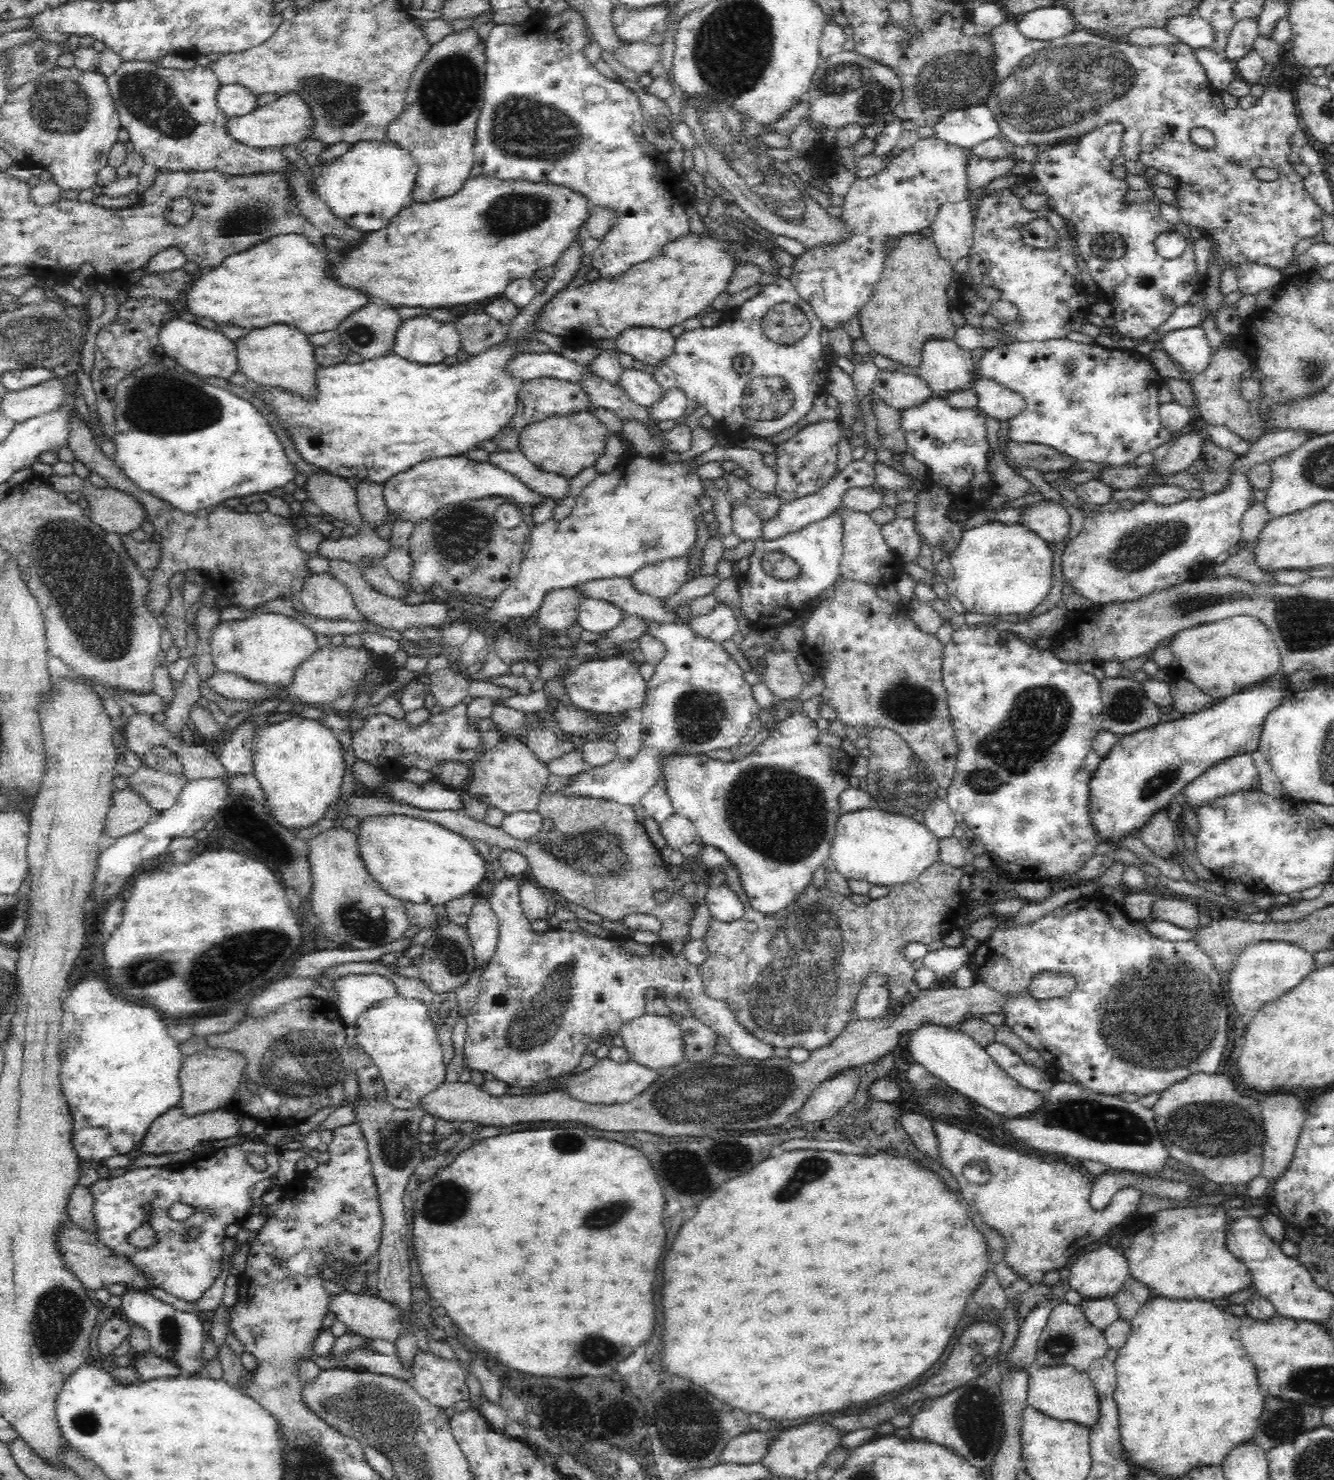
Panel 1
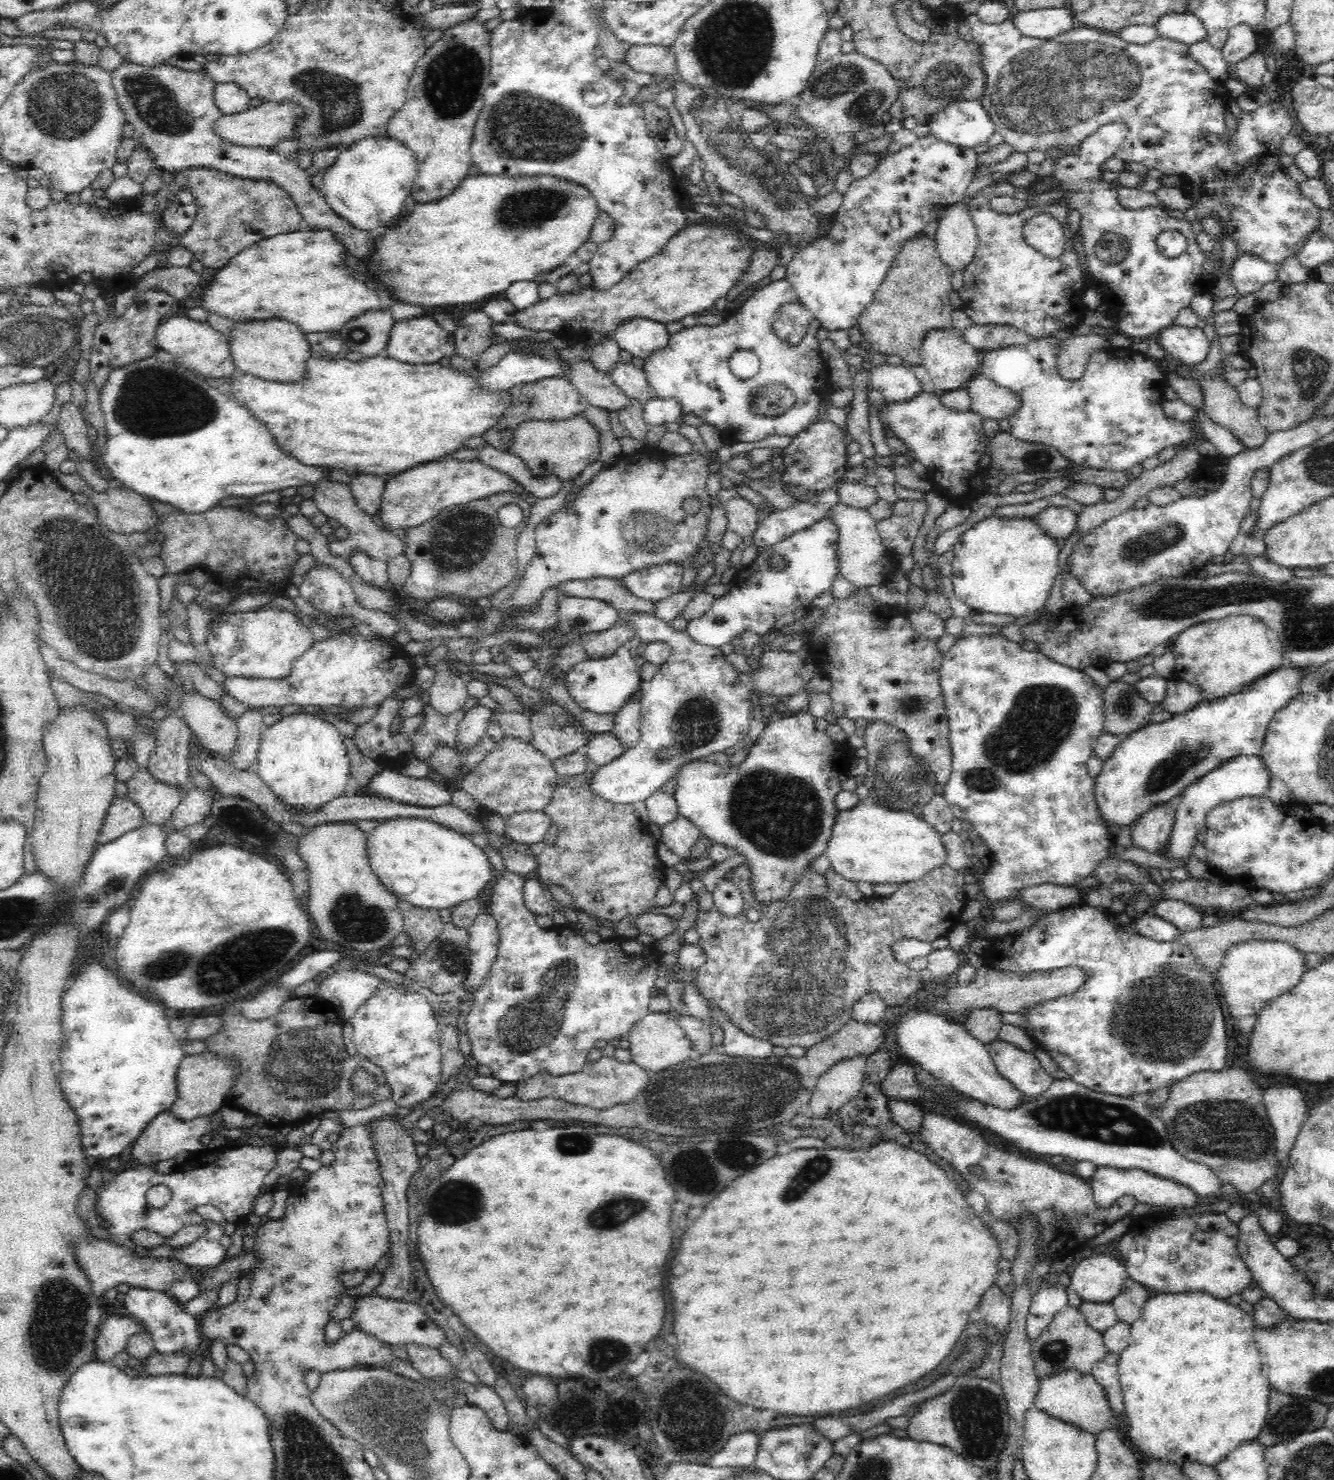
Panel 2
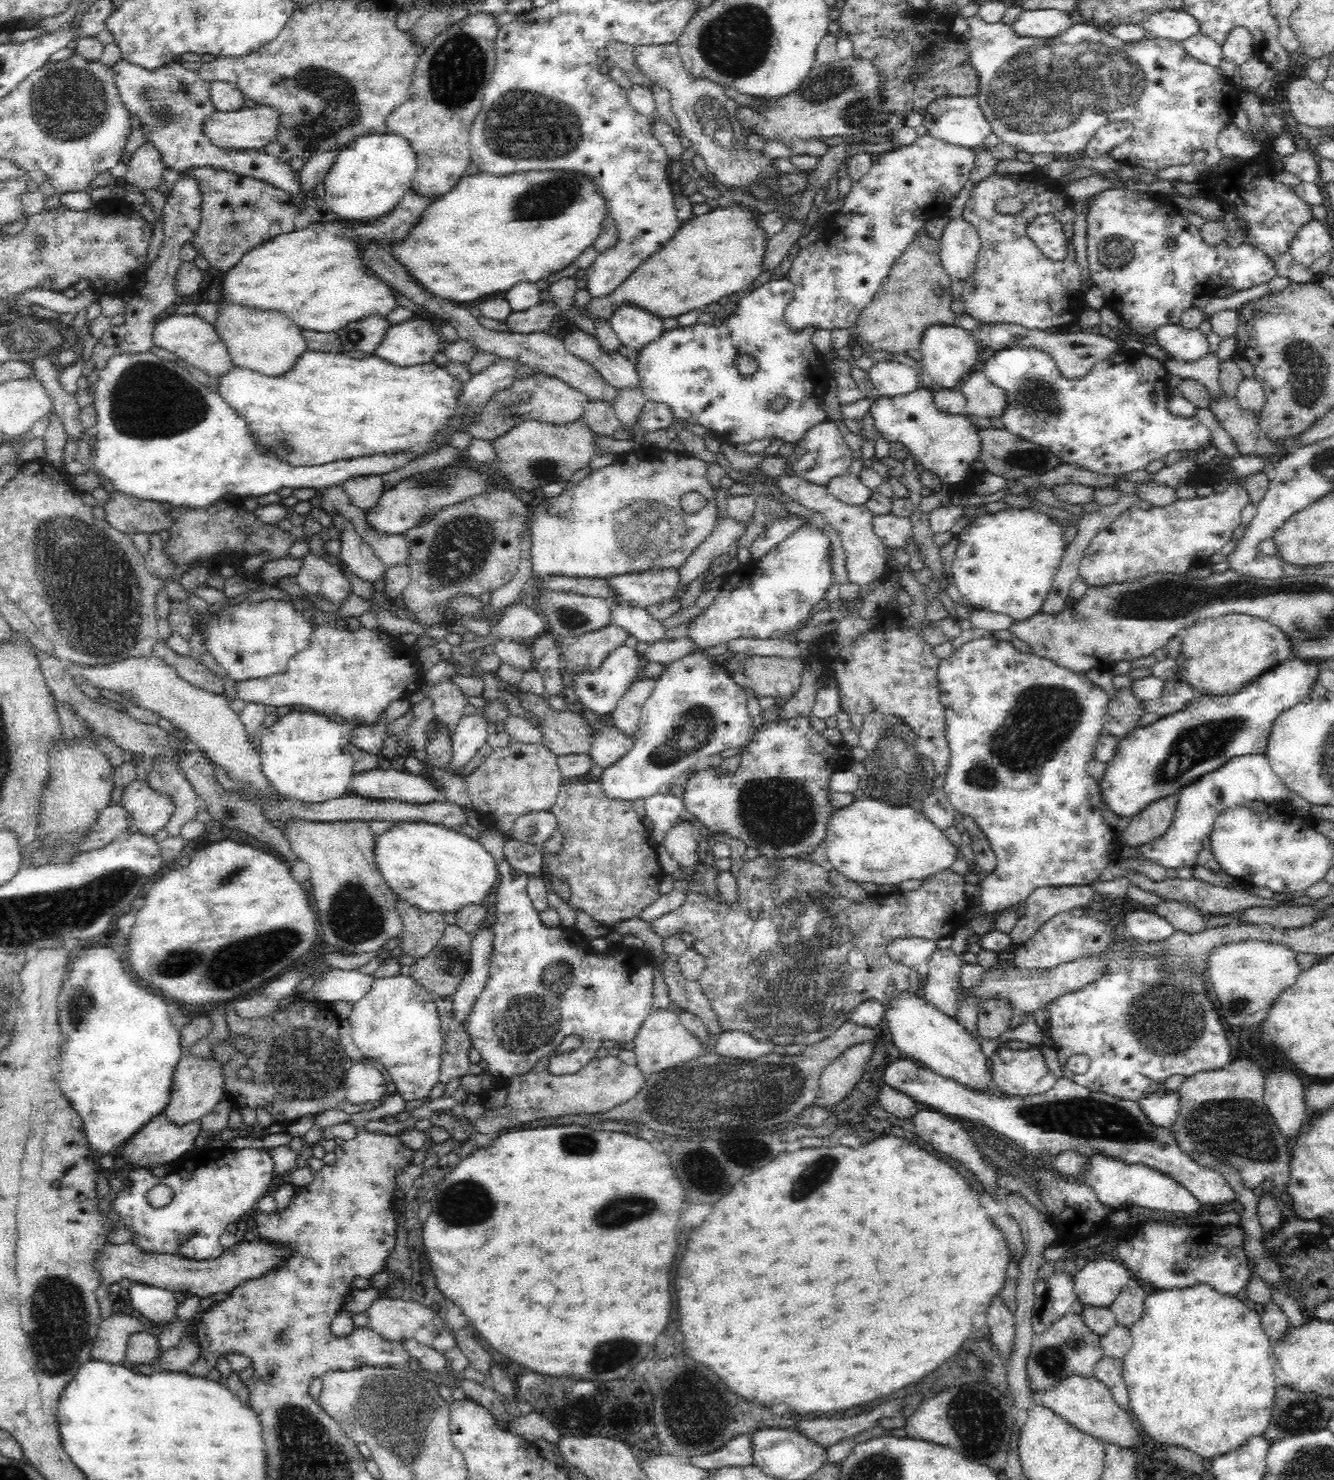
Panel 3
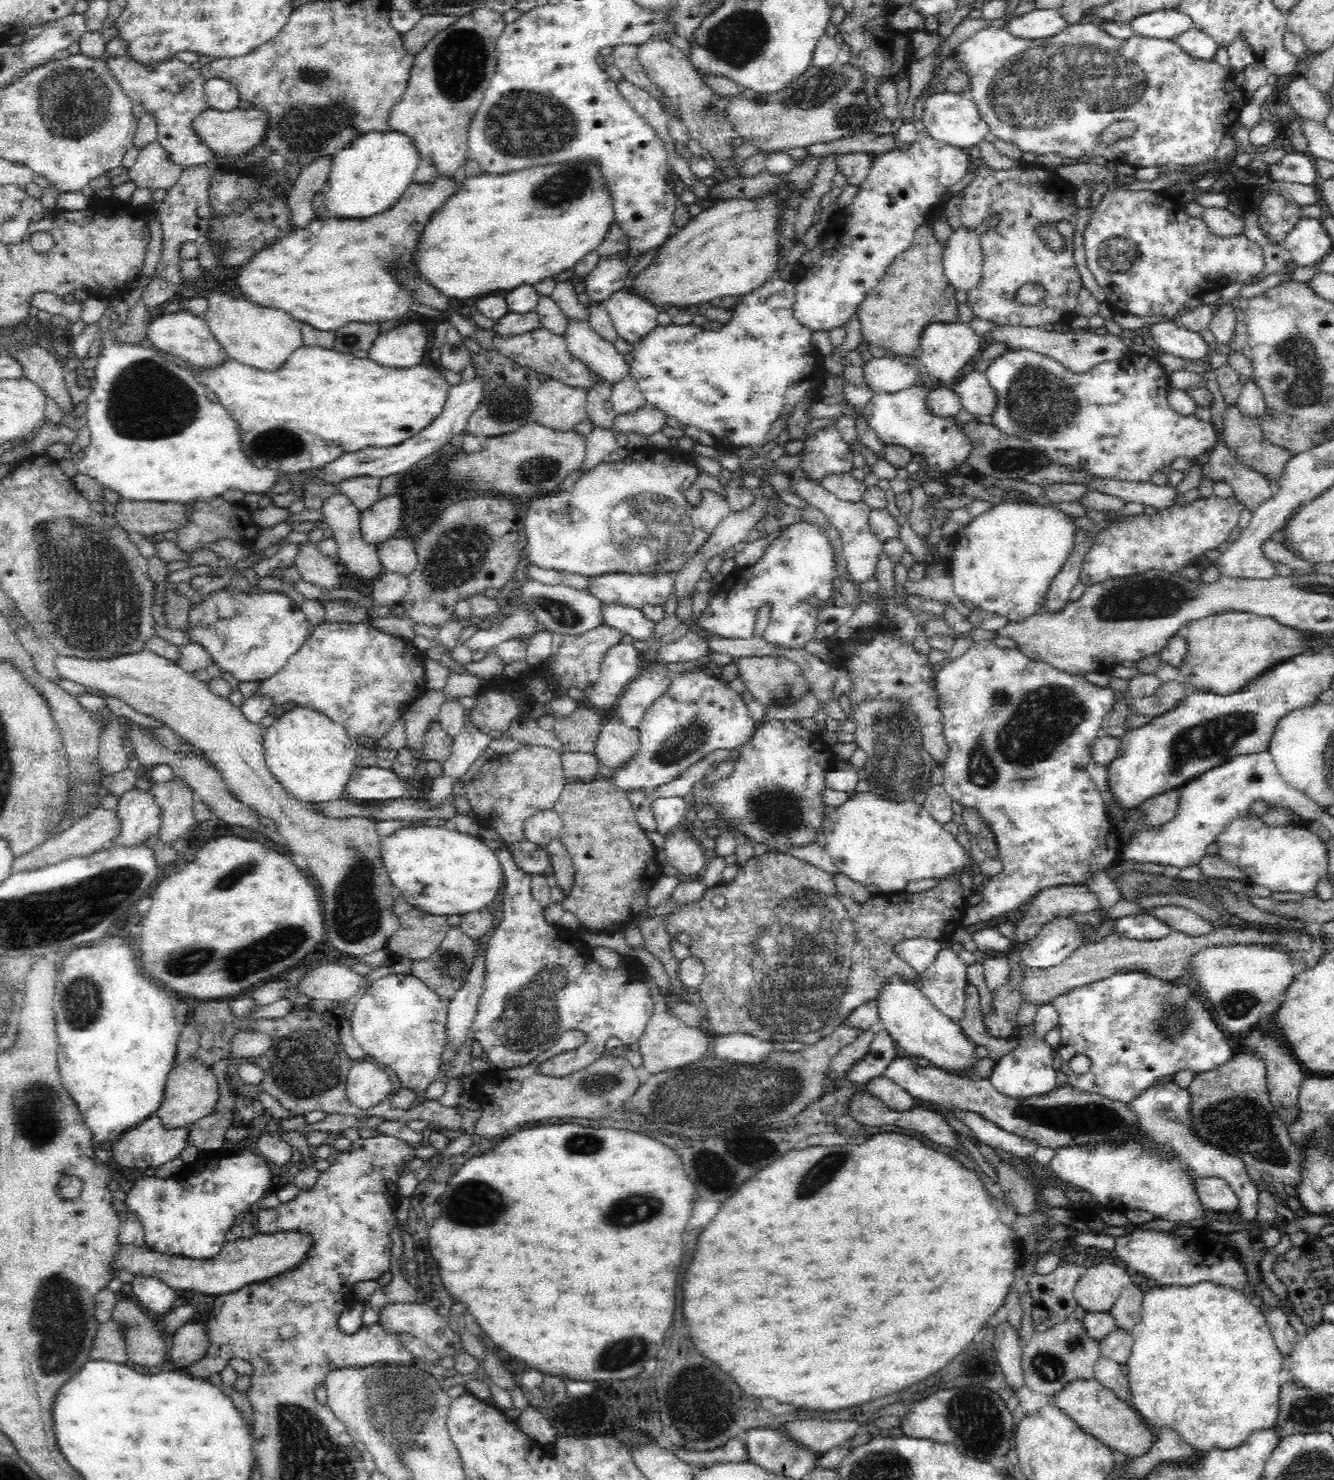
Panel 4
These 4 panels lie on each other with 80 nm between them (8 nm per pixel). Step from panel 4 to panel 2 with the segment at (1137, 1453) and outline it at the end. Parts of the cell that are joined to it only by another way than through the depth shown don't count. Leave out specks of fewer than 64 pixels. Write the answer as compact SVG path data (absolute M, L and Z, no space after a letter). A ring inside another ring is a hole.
M1075 1368L1062 1369L1055 1373L1038 1376L1033 1406L1057 1420L1074 1424L1093 1435L1108 1426L1119 1426L1121 1435L1124 1437L1123 1422L1112 1421L1103 1390L1095 1383L1092 1375L1082 1373Z

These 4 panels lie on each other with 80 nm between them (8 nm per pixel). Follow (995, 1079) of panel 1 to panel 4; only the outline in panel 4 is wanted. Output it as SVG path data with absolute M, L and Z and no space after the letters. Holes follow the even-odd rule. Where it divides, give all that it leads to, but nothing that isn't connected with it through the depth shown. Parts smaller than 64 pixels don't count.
M888 976L880 988L880 996L875 1000L878 1009L878 1020L895 1040L897 1046L904 1048L908 1056L926 1058L930 1065L947 1070L969 1069L981 1062L974 1057L975 1044L966 1039L960 1025L948 1016L941 1014L922 990L913 983L906 982L901 976Z

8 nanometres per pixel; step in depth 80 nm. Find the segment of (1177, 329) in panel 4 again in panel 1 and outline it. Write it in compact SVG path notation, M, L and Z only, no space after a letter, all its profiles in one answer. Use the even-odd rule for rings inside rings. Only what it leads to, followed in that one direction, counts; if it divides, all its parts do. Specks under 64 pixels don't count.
M1201 326L1167 332L1158 346L1186 373L1186 378L1202 374L1214 353Z

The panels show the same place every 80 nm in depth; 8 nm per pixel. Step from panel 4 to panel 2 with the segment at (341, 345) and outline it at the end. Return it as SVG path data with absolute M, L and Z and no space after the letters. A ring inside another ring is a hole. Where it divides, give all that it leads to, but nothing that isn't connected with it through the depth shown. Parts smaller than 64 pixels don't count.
M370 310L370 312L364 312L364 314L348 320L337 331L342 342L346 343L352 352L360 352L364 358L372 358L384 355L388 340L390 340L390 330L394 324L396 324L396 320L394 320L390 310L386 310L386 312L384 310Z

